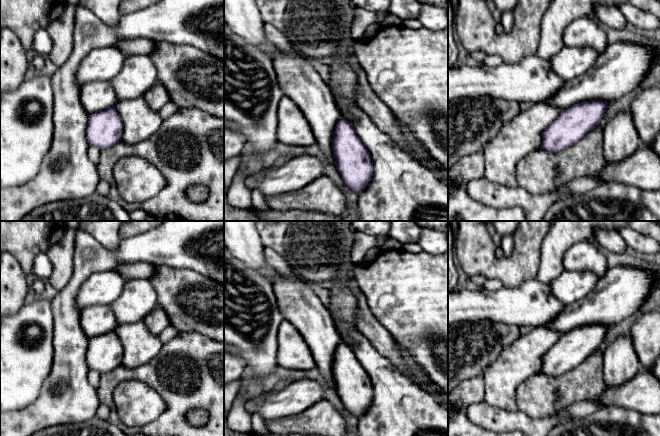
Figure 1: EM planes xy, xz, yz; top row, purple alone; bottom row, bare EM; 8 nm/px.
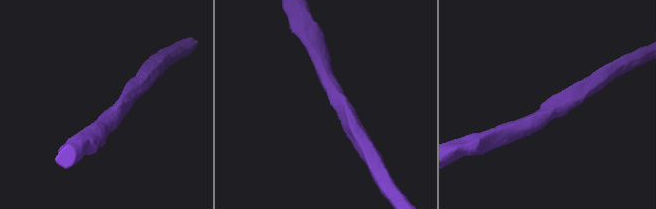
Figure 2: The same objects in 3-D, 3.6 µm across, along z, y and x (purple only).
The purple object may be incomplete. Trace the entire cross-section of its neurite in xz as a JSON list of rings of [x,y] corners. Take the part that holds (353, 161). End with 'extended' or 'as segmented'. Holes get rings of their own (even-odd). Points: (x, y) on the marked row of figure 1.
[[[345,118],[336,124],[332,151],[336,169],[345,185],[359,196],[372,178],[373,162],[355,129]]] | as segmented

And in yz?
[[[590,100],[562,110],[542,133],[540,149],[557,153],[574,145],[600,124],[607,108],[605,101]]] | as segmented

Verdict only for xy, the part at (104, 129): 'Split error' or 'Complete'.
Complete

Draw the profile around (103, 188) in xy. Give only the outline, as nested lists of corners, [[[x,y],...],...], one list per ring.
[[[101,179],[97,188],[96,192],[102,196],[109,196],[110,193],[110,185],[107,181]]]

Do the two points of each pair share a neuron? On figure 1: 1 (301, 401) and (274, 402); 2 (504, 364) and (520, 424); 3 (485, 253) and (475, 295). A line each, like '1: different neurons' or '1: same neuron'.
1: same neuron
2: different neurons
3: different neurons

